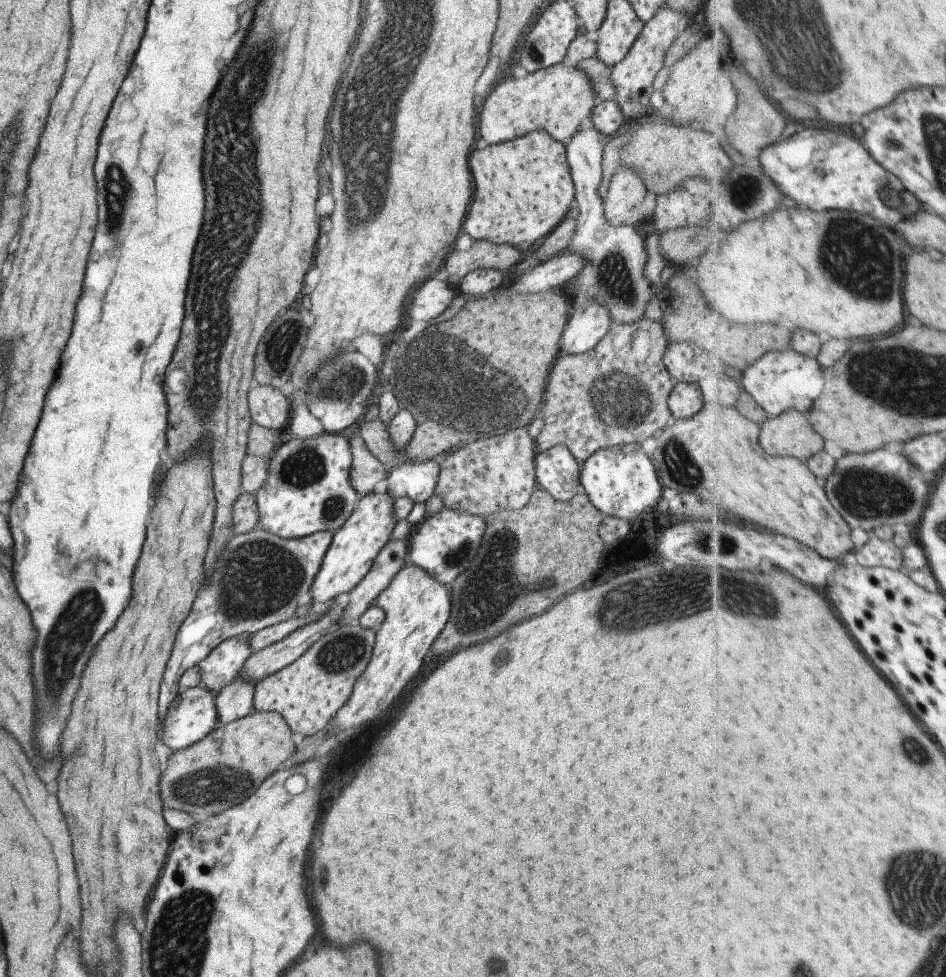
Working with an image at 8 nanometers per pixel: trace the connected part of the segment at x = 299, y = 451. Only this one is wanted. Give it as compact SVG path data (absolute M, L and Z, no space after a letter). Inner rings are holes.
M321 433L320 435L289 440L269 455L267 478L261 488L255 493L255 502L259 514L257 526L265 532L277 534L284 539L301 538L315 532L334 532L349 518L358 502L355 490L349 482L349 466L351 466L351 452L342 435Z

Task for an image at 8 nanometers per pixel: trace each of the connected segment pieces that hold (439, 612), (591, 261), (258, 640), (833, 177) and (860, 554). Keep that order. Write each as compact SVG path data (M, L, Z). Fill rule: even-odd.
M407 562L393 576L391 584L378 594L372 605L383 610L383 624L375 633L371 658L363 674L353 683L353 692L349 695L349 700L330 720L331 728L327 732L331 734L331 738L327 740L327 744L333 742L335 734L339 734L341 738L343 730L357 728L359 724L373 720L399 696L407 682L419 672L423 658L429 652L429 646L437 638L438 632L443 630L449 618L451 594L449 588L431 578L431 574Z
M588 122L579 126L579 130L565 144L567 166L575 189L574 200L578 215L575 234L569 242L569 252L583 258L583 268L569 284L571 297L587 296L589 300L607 308L612 325L631 324L643 316L643 310L649 296L655 294L655 288L643 278L643 266L647 262L644 239L635 231L635 226L611 226L603 218L602 201L597 195L597 186L601 179L601 156L608 138L601 136Z
M322 603L320 607L313 608L309 614L305 614L305 616L301 616L301 618L292 616L289 620L281 622L281 624L273 624L273 626L269 626L269 628L259 630L259 632L255 632L255 634L247 637L249 646L251 646L251 650L253 651L260 651L269 645L279 642L281 638L285 638L287 634L291 634L293 630L297 630L297 628L309 624L309 622L319 620L327 610L329 610L329 603Z
M810 125L795 127L783 140L767 146L761 152L758 163L785 196L813 210L835 208L871 214L895 229L895 224L899 224L895 220L895 212L905 218L907 214L915 216L917 212L924 212L919 199L913 193L905 194L903 186L897 188L899 192L891 192L893 182L889 178L892 172L877 162L856 136L849 136L843 130Z
M874 536L854 553L852 561L864 567L887 567L904 570L904 554L892 540Z

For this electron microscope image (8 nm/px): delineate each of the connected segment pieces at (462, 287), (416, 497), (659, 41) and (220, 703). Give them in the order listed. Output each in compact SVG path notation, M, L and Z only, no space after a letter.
M477 268L462 276L456 288L462 294L478 298L499 291L501 278L501 271L493 270L493 268Z
M431 460L427 462L403 462L397 464L393 468L388 469L382 484L379 486L384 492L387 492L393 500L396 498L409 498L413 504L417 502L425 502L427 498L433 495L433 490L437 486L439 478L439 460Z
M663 3L655 14L643 23L639 36L633 41L627 54L611 66L609 80L615 90L614 101L621 110L626 123L637 122L644 112L649 111L649 98L654 91L652 82L655 74L663 67L666 50L681 30L684 30L693 21L694 18L689 14L671 10Z
M238 674L227 686L218 690L215 696L215 712L219 718L219 727L249 713L254 688L253 680L247 682L243 674Z

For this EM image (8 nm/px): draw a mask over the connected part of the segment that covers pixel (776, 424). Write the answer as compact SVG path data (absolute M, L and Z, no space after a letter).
M789 410L781 416L771 417L763 424L763 432L760 434L761 451L774 457L797 457L804 463L807 463L815 454L823 452L825 442L823 438L815 432L811 426L808 415Z

